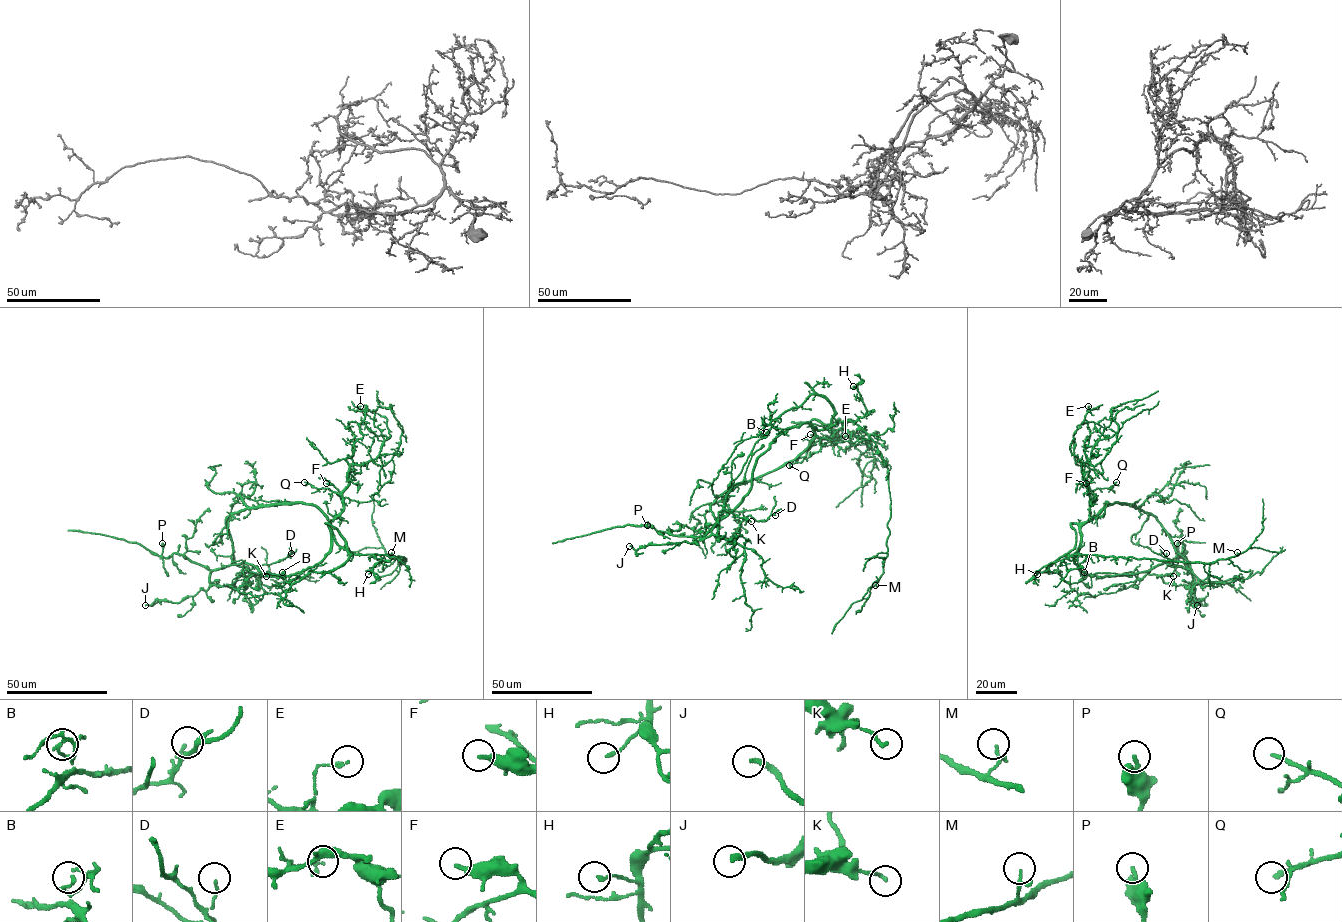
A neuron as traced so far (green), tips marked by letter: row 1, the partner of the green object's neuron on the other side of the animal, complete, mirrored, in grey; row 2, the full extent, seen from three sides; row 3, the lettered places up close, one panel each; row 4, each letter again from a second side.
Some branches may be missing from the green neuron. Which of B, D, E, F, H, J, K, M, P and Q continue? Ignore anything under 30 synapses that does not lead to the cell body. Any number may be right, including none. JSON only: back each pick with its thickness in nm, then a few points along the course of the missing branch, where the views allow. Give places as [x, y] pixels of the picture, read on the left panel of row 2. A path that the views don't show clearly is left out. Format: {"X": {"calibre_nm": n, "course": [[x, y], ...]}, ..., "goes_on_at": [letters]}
{"J": {"calibre_nm": 240, "course": [[145, 605], [120, 598]]}, "Q": {"calibre_nm": 180, "course": [[304, 482], [293, 474], [301, 482], [318, 482]]}, "goes_on_at": ["J", "Q"]}

